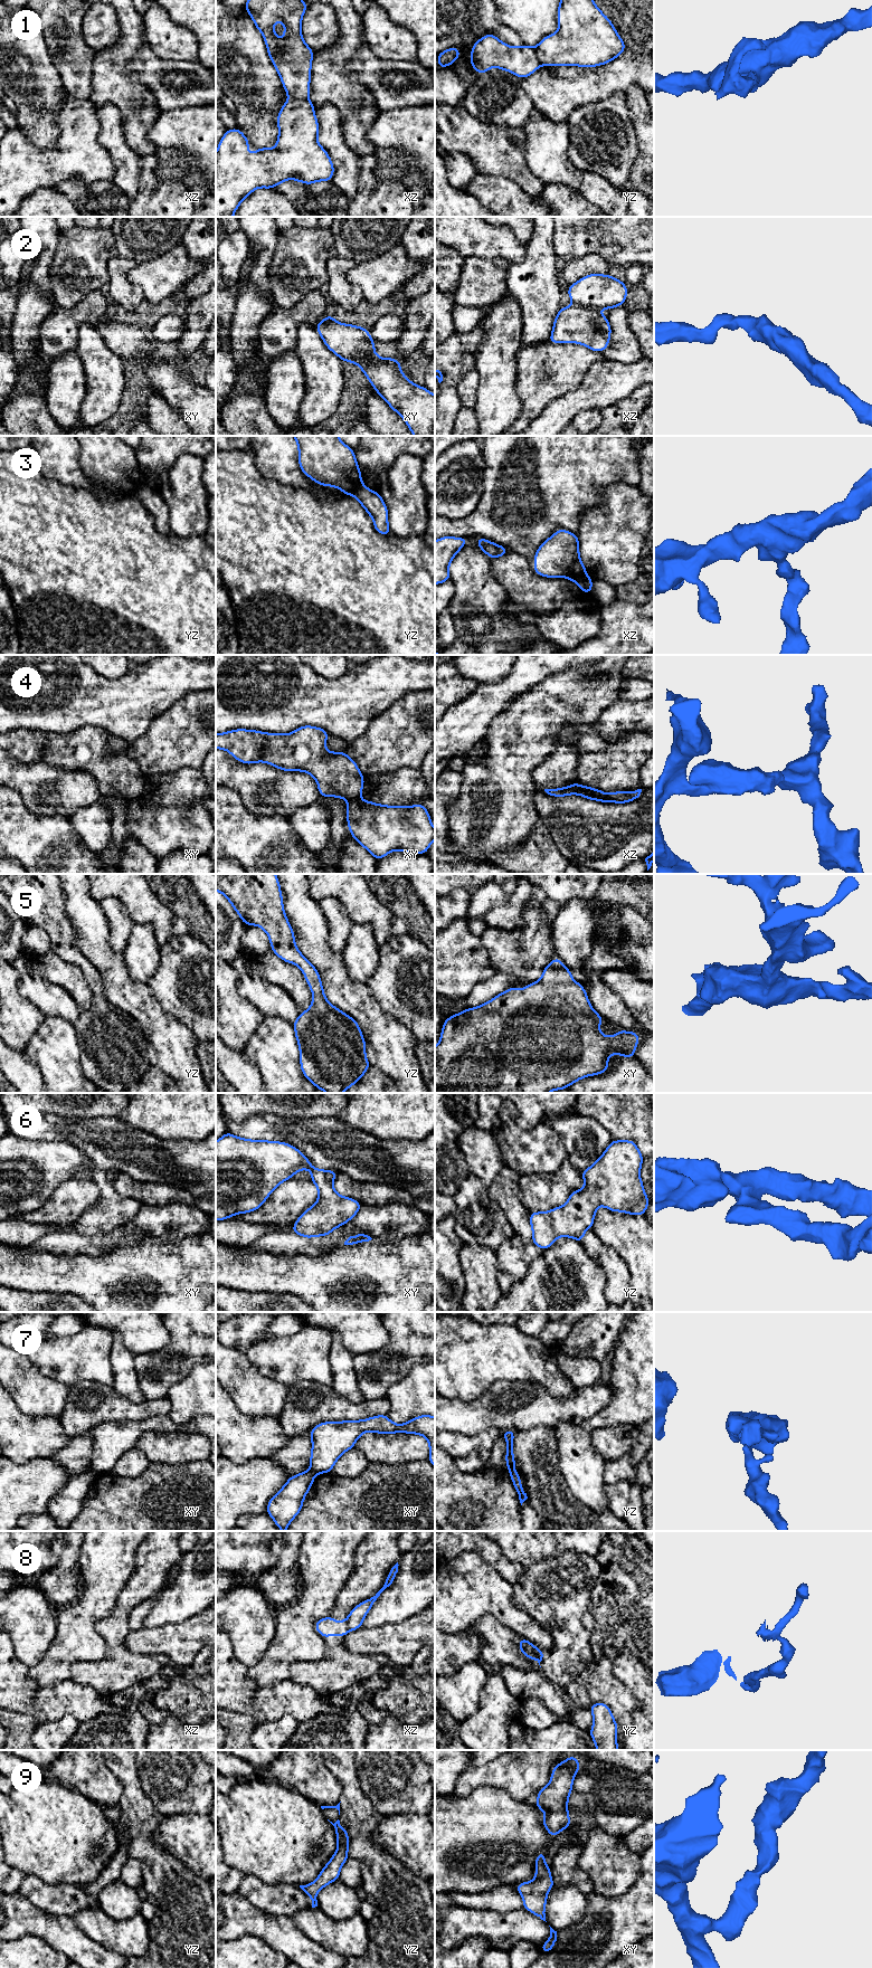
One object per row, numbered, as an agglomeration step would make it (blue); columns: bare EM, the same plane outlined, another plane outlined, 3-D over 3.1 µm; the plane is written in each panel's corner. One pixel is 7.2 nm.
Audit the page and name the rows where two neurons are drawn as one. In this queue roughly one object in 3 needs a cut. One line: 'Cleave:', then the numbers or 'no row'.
Cleave: 1, 3, 4, 7, 8

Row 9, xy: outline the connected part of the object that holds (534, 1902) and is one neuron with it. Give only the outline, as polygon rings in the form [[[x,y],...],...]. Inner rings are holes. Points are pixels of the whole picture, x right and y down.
[[[541,1851],[535,1857],[535,1879],[514,1886],[523,1898],[523,1908],[543,1921],[546,1921],[547,1894],[555,1886],[544,1855],[546,1852]]]

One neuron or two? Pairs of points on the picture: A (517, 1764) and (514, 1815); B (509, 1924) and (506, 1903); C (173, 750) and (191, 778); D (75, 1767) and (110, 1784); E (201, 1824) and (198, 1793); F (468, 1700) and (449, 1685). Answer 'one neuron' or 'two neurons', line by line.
A: two neurons
B: two neurons
C: two neurons
D: one neuron
E: two neurons
F: one neuron

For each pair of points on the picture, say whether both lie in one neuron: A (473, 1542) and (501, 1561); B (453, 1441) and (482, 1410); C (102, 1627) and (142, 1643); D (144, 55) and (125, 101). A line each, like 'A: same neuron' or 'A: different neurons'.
A: same neuron
B: different neurons
C: different neurons
D: different neurons

